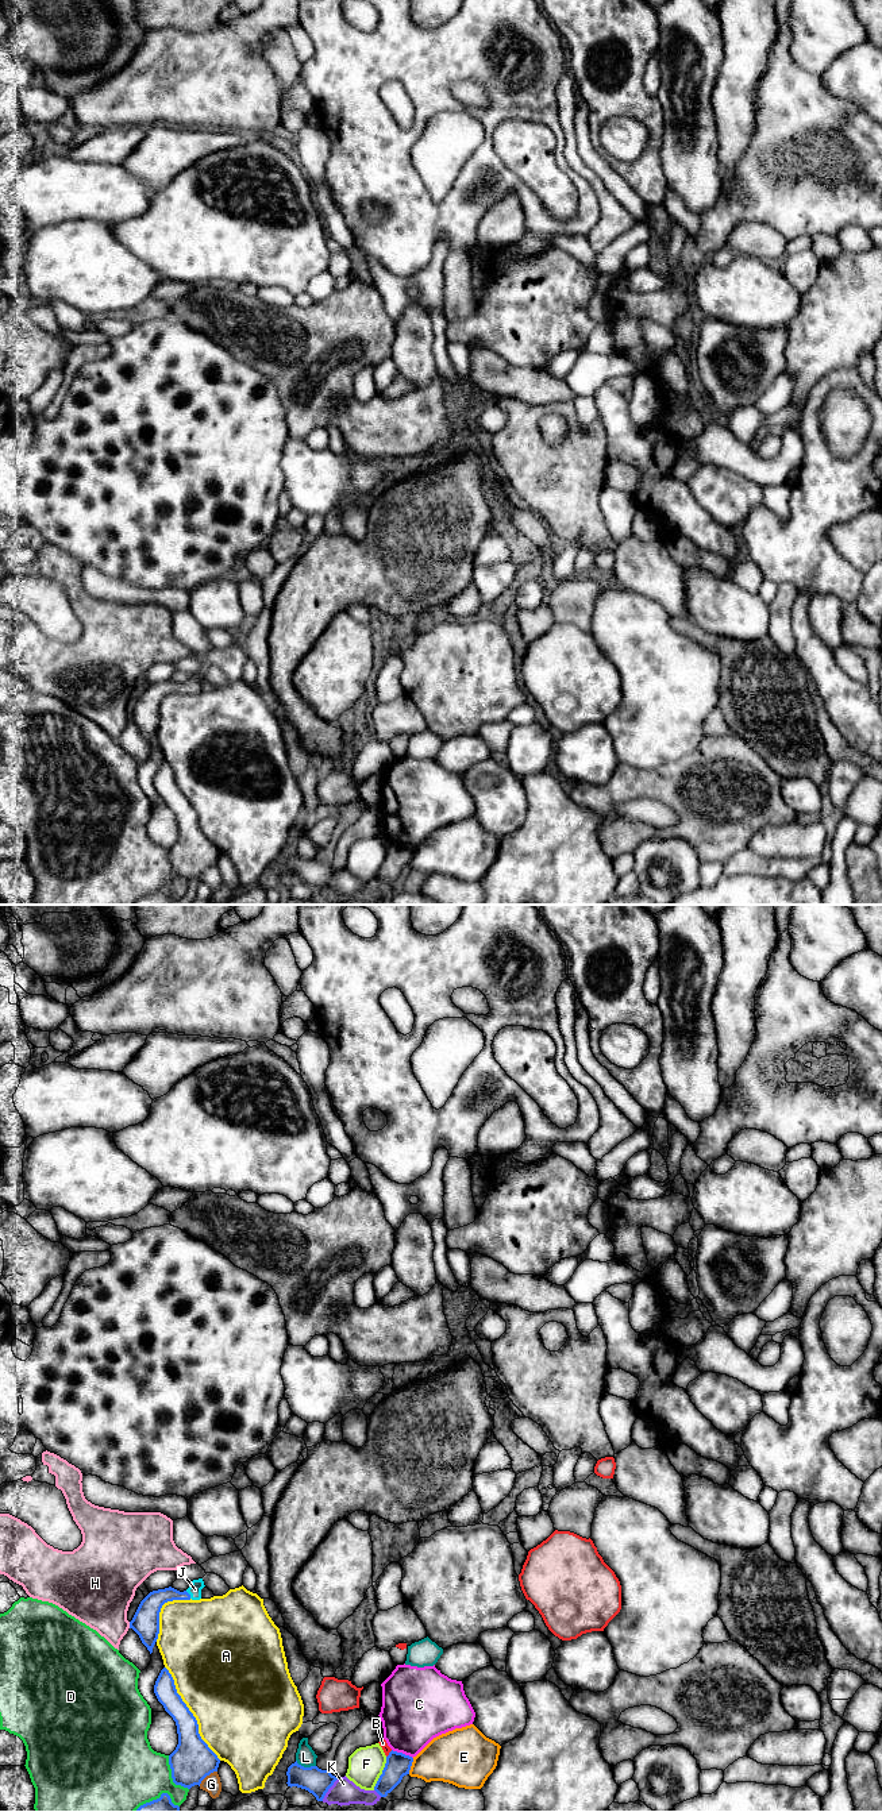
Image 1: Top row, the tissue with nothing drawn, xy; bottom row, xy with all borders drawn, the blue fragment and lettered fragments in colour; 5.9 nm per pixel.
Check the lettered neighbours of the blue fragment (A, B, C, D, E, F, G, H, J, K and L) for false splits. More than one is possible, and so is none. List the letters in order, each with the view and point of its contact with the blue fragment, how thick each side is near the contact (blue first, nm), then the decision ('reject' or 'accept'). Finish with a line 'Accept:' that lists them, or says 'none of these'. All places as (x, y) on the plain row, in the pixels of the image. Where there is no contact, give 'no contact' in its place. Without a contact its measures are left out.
A: meets blue in xy at (192, 806); 220 nm thick on the blue side, 500 nm on the other; reject
B: meets blue in xy at (389, 847); 150 nm thick on the blue side, 50 nm on the other; reject
C: meets blue in xy at (401, 845); 150 nm thick on the blue side, 380 nm on the other; reject
D: meets blue in xy at (172, 868); 240 nm thick on the blue side, 400 nm on the other; reject
E: meets blue in xy at (409, 859); 150 nm thick on the blue side, 300 nm on the other; reject
F: meets blue in xy at (382, 866); 150 nm thick on the blue side, 200 nm on the other; reject
G: meets blue in xy at (207, 867); 240 nm thick on the blue side, 110 nm on the other; reject
H: meets blue in xy at (130, 717); 160 nm thick on the blue side, 360 nm on the other; reject
J: meets blue in xy at (189, 687); 130 nm thick on the blue side, 80 nm on the other; accept
K: meets blue in xy at (328, 881); 160 nm thick on the blue side, 160 nm on the other; reject
L: meets blue in xy at (305, 860); 160 nm thick on the blue side, 120 nm on the other; reject
Accept: J

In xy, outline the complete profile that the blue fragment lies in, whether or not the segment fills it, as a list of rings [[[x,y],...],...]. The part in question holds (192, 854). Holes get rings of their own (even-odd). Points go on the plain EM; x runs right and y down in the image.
[[[166,760],[155,774],[154,786],[177,818],[178,837],[169,848],[173,875],[188,882],[200,879],[207,868],[217,864],[220,852],[201,832],[197,813],[177,786]]]

